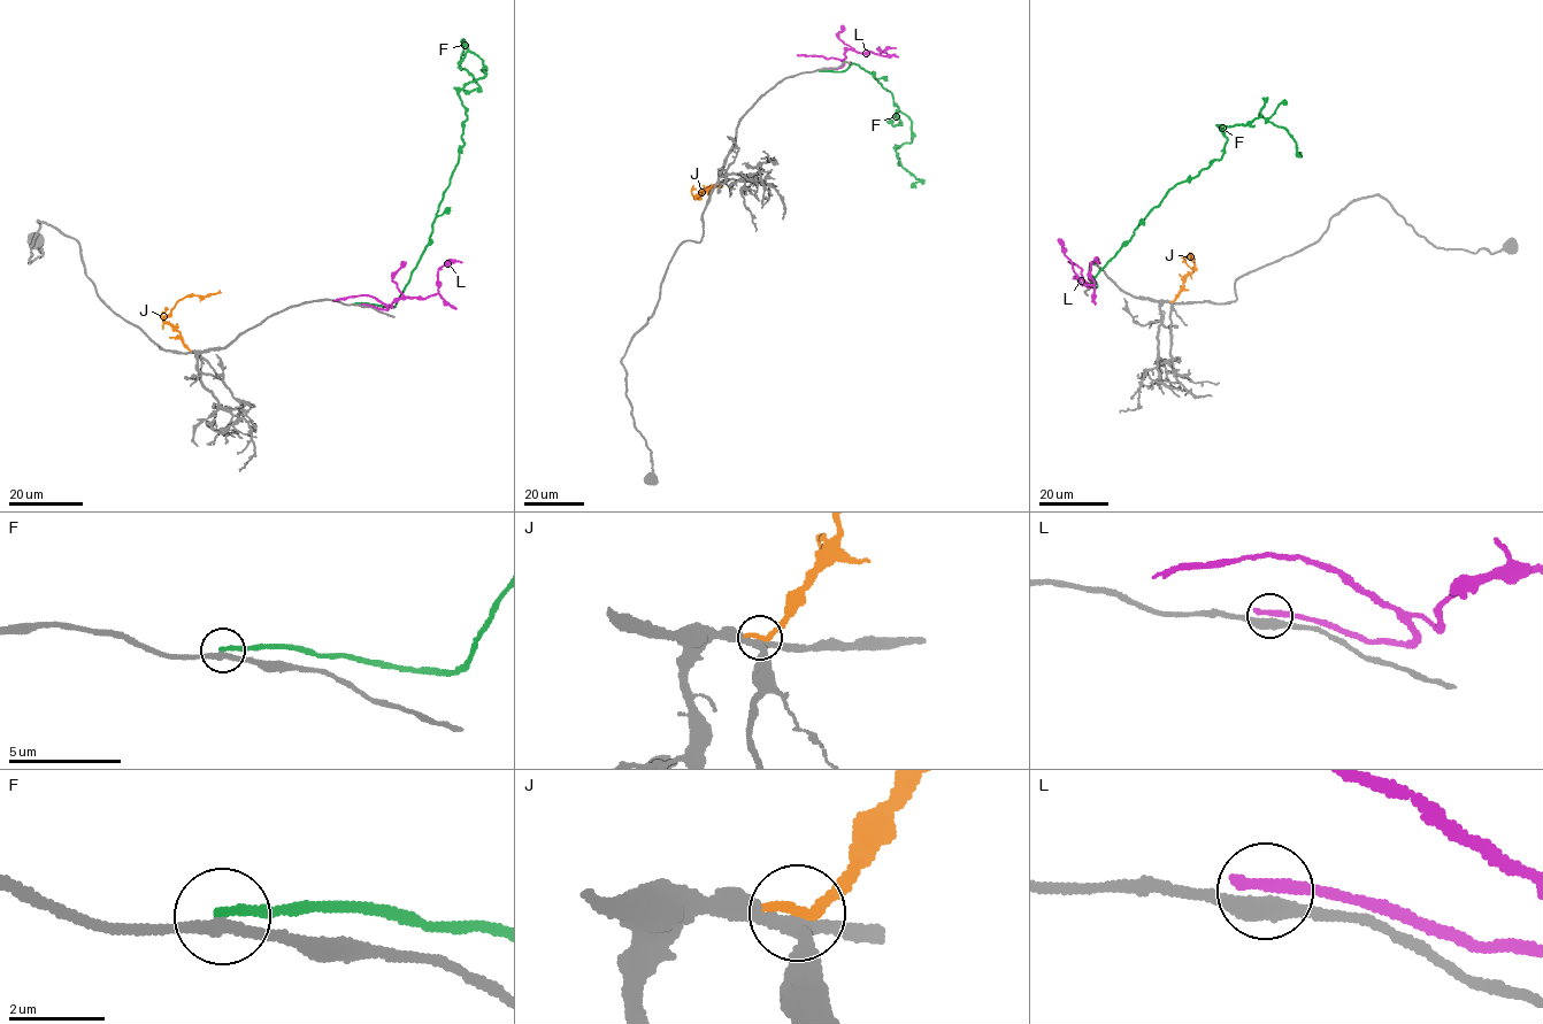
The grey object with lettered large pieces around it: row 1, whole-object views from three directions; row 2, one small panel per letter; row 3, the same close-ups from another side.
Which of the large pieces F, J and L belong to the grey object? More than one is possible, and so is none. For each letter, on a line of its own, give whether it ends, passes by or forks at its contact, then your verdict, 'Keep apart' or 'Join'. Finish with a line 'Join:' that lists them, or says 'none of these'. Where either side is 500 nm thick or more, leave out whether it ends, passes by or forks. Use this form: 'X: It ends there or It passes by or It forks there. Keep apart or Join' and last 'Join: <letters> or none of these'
F: It ends there. Keep apart
J: It ends there. Join
L: It ends there. Keep apart
Join: J

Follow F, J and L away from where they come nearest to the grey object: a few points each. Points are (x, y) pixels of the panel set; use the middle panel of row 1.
F: (818, 70), (850, 62), (888, 90), (891, 124), (911, 121), (895, 148), (911, 187)
J: (718, 181), (695, 199), (707, 186), (732, 179)
L: (826, 69), (843, 64), (847, 49), (881, 55), (876, 48), (883, 52), (895, 48)

